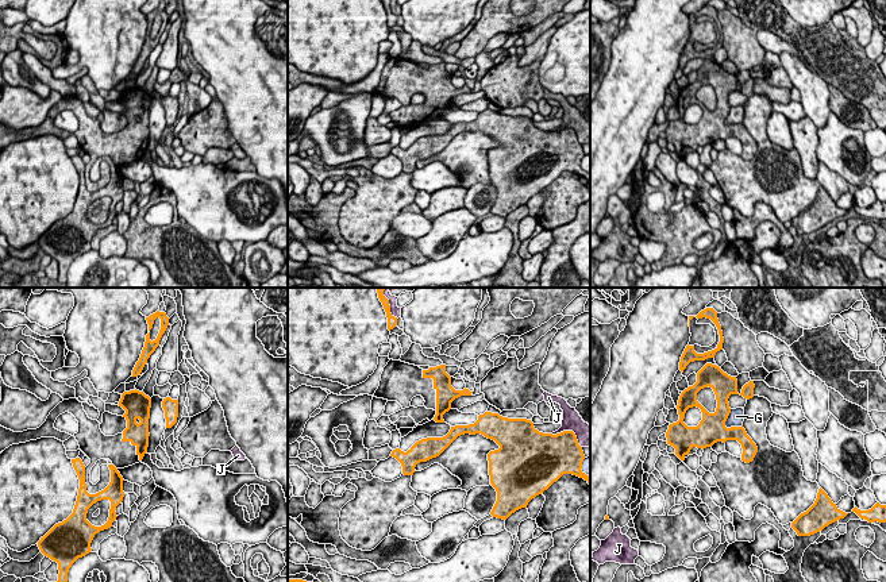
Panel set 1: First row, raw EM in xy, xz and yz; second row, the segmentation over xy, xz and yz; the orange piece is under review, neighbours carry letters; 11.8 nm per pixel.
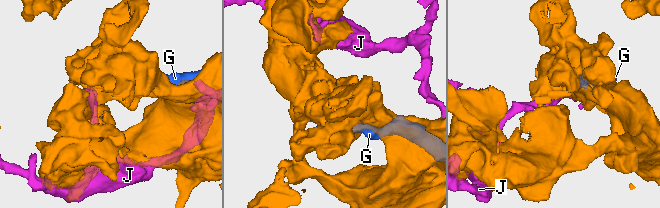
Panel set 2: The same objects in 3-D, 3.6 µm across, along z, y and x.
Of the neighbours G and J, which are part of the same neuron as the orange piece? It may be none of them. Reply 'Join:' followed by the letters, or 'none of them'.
Join: none of them

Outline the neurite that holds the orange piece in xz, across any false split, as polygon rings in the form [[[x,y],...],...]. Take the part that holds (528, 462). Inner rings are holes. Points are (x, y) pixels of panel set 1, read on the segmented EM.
[[[492,412],[479,415],[474,424],[451,427],[443,438],[421,439],[407,452],[396,448],[390,456],[401,463],[404,475],[413,475],[417,463],[439,456],[458,436],[465,433],[481,433],[500,446],[498,450],[488,454],[490,483],[497,492],[497,501],[490,512],[493,517],[506,520],[516,510],[527,508],[532,498],[547,490],[563,474],[577,475],[590,485],[590,475],[581,470],[585,455],[573,431],[556,435],[543,433],[533,427],[531,420],[508,419]]]

